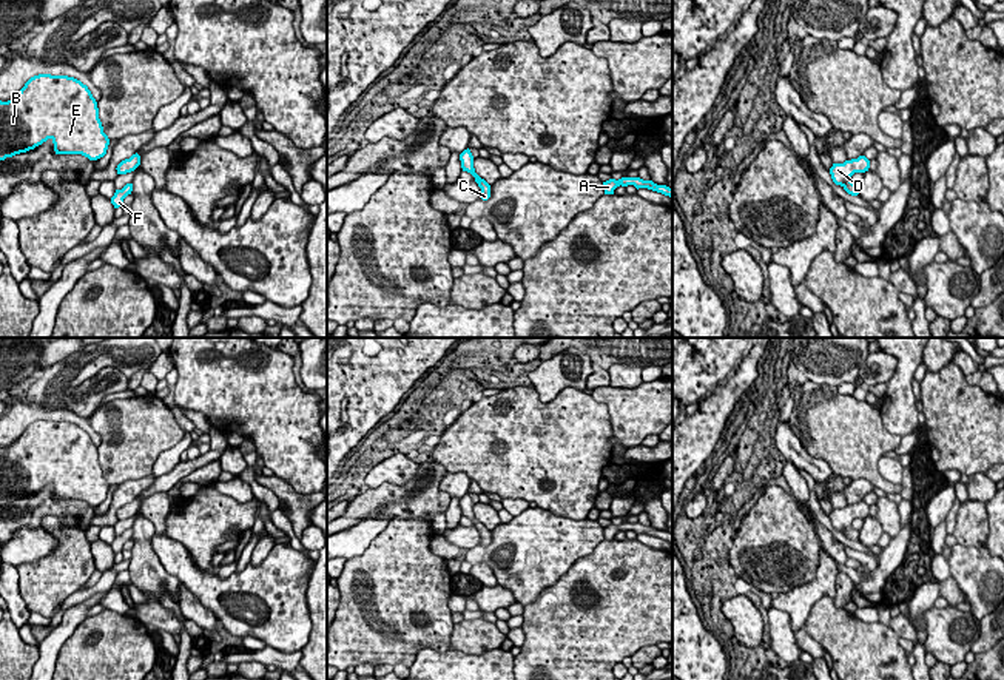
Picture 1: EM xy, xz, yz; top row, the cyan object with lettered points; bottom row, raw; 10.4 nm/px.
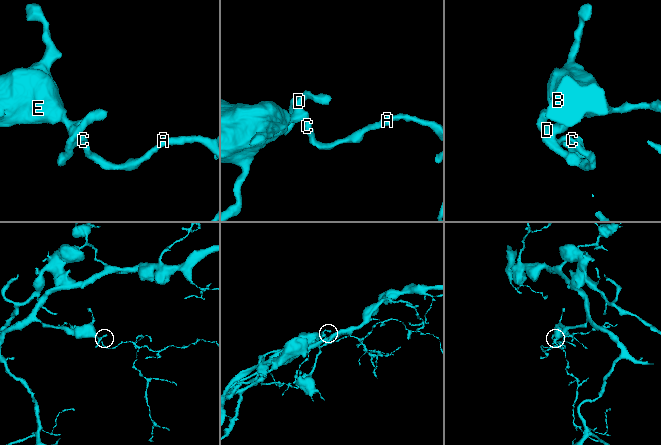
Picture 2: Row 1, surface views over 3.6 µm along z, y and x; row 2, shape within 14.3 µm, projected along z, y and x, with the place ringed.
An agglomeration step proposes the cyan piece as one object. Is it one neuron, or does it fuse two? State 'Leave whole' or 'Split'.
Leave whole

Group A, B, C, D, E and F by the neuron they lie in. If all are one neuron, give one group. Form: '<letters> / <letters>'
A B C D E F

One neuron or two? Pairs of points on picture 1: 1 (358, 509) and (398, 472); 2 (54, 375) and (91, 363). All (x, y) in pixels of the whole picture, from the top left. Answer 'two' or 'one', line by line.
1: two
2: one

